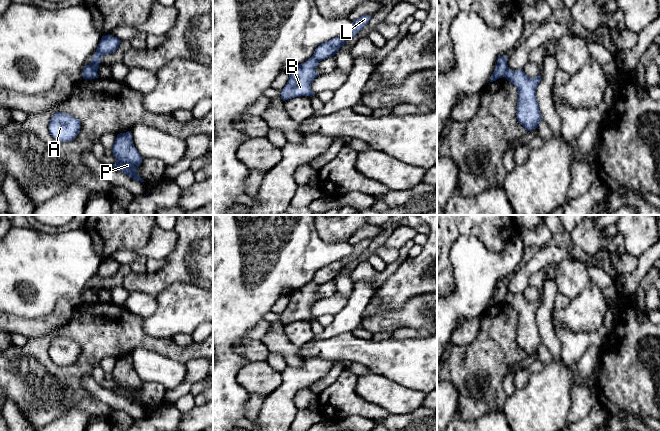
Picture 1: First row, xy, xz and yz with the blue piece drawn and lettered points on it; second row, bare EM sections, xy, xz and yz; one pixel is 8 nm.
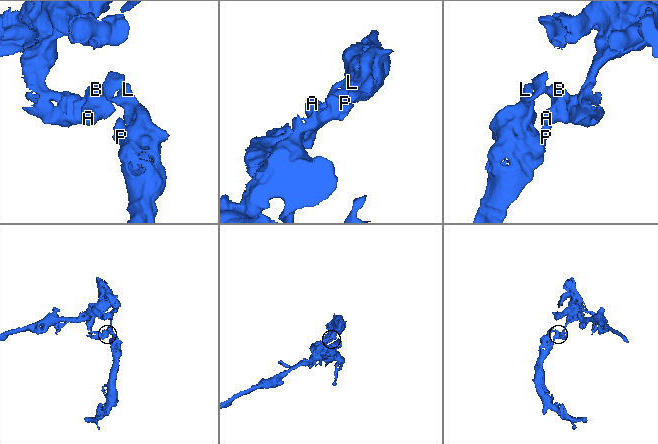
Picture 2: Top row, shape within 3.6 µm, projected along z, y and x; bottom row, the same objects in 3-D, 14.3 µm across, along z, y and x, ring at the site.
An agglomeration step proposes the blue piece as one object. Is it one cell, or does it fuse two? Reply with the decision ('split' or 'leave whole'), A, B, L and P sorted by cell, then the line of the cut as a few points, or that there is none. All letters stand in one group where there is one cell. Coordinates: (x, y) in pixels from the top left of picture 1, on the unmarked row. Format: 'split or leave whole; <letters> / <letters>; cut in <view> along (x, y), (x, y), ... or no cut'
split; A B / L P; cut in xy along (88, 289), (96, 296)

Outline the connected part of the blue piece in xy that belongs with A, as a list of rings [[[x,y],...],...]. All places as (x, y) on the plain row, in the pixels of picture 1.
[[[56,336],[50,344],[49,356],[59,366],[69,366],[80,355],[80,344],[66,337]]]

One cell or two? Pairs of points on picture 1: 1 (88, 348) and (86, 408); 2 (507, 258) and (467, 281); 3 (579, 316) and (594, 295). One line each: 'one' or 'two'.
1: two
2: one
3: one

